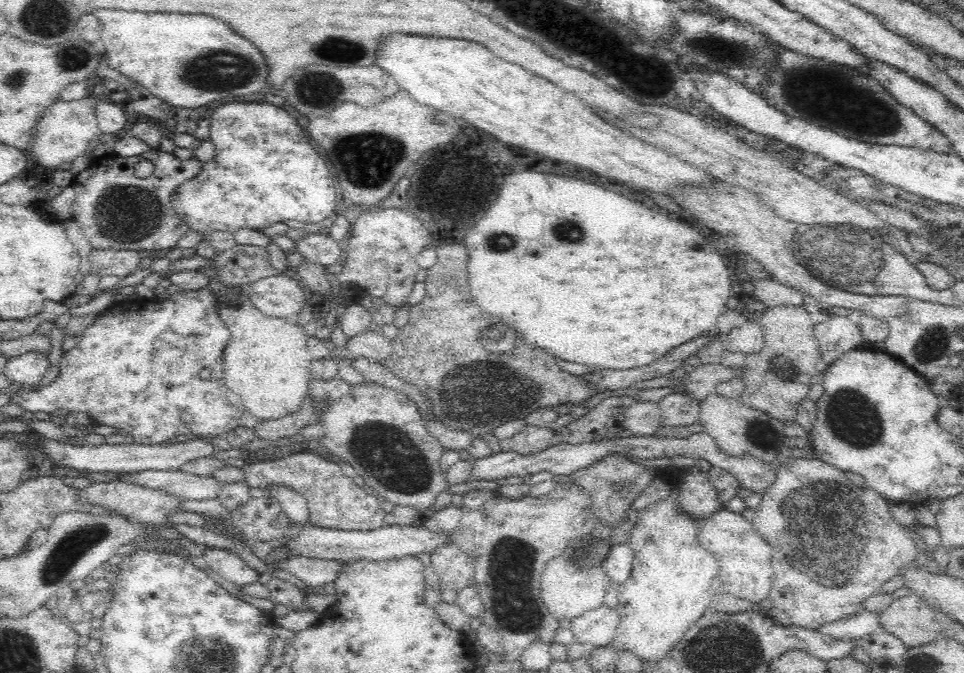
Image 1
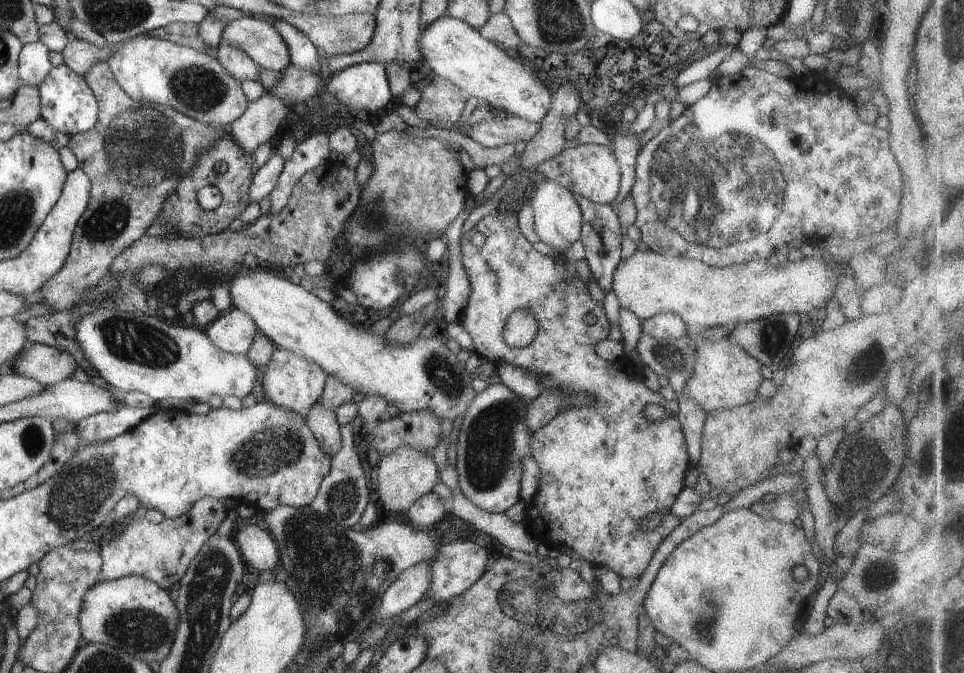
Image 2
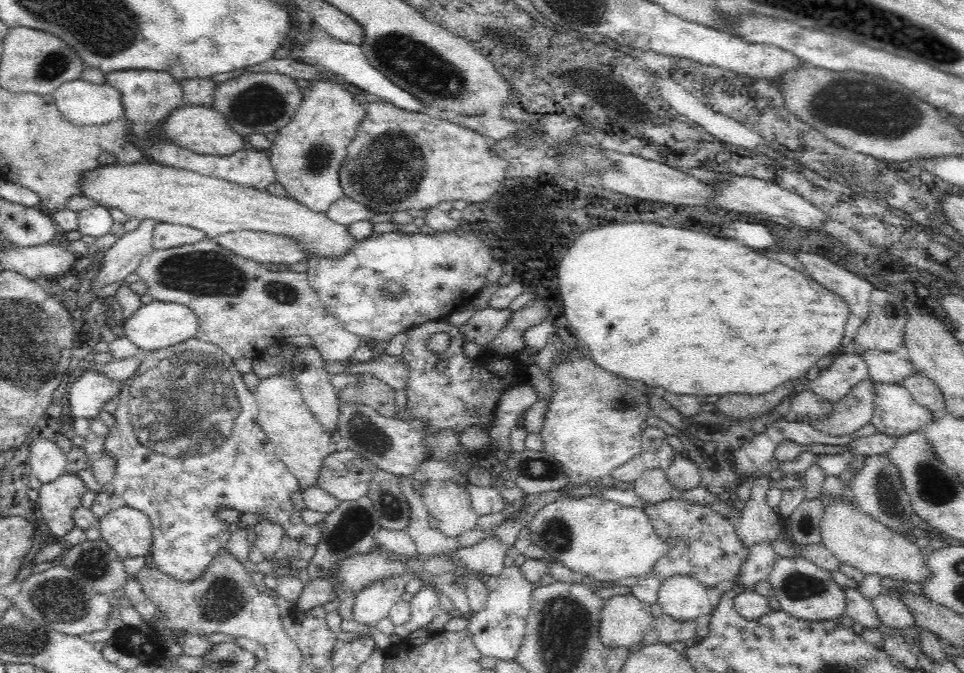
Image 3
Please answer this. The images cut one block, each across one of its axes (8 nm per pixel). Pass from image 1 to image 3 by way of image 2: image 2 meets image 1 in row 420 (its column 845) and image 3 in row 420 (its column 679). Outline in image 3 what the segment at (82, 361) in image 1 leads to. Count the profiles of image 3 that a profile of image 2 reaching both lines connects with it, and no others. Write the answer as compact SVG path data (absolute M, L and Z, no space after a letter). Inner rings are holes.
M194 337L154 352L141 352L135 371L119 387L114 424L102 437L102 453L116 461L110 493L126 501L124 507L150 518L149 554L160 572L184 583L202 576L232 533L220 517L221 509L267 517L298 541L309 545L319 542L320 529L304 524L300 510L290 503L290 494L300 490L298 480L277 458L275 444L257 423L256 396L236 369L234 359L222 348Z

